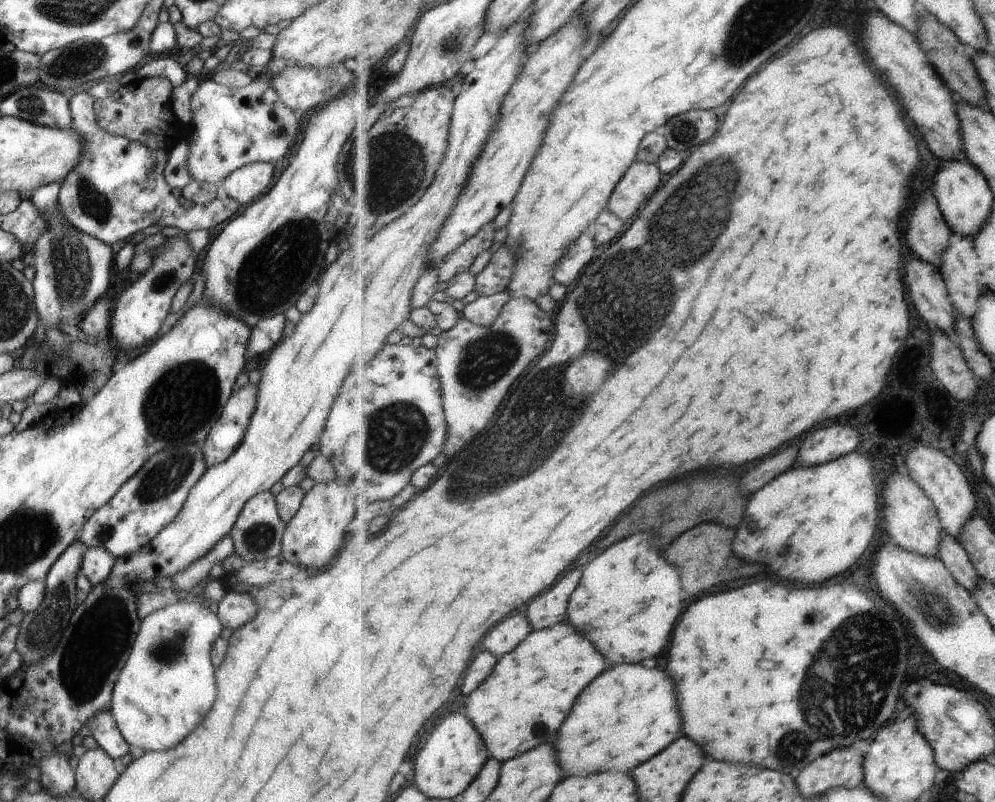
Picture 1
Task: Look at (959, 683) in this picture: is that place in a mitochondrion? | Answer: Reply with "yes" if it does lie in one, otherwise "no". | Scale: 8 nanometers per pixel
no

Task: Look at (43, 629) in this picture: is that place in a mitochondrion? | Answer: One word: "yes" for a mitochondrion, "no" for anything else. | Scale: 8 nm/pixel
yes

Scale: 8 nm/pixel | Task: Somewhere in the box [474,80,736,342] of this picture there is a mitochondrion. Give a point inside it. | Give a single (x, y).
(683, 131)

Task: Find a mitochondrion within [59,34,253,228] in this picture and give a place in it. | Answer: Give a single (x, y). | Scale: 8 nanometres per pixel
(93, 204)

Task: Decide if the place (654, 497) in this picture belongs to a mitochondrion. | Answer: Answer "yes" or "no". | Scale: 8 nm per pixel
yes

